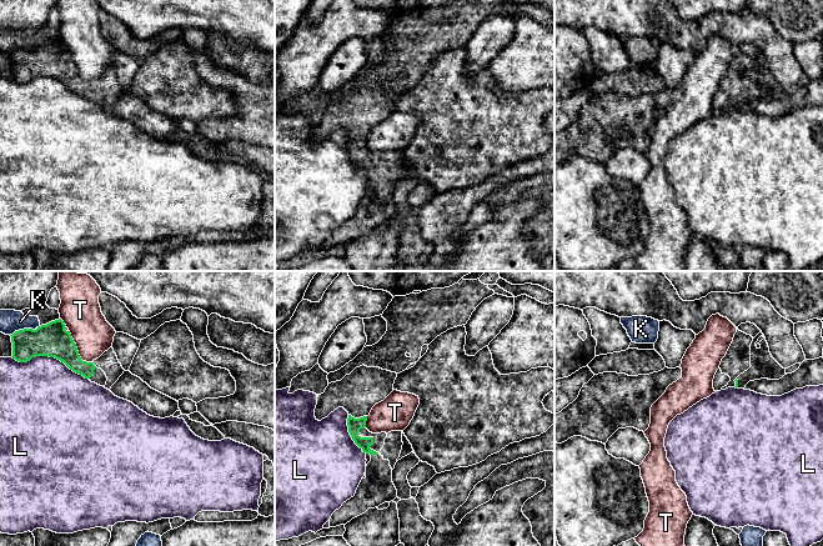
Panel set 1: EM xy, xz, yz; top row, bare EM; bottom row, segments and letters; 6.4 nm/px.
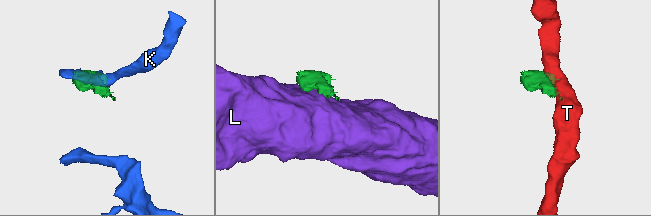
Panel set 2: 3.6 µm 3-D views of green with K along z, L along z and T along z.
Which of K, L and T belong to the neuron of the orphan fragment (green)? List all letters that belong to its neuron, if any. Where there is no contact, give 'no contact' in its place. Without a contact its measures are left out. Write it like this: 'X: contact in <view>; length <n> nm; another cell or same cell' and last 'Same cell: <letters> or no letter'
K: contact in xy; length 200 nm; another cell
L: contact in xy; length 500 nm; another cell
T: contact in xy; length 260 nm; another cell
Same cell: no letter

